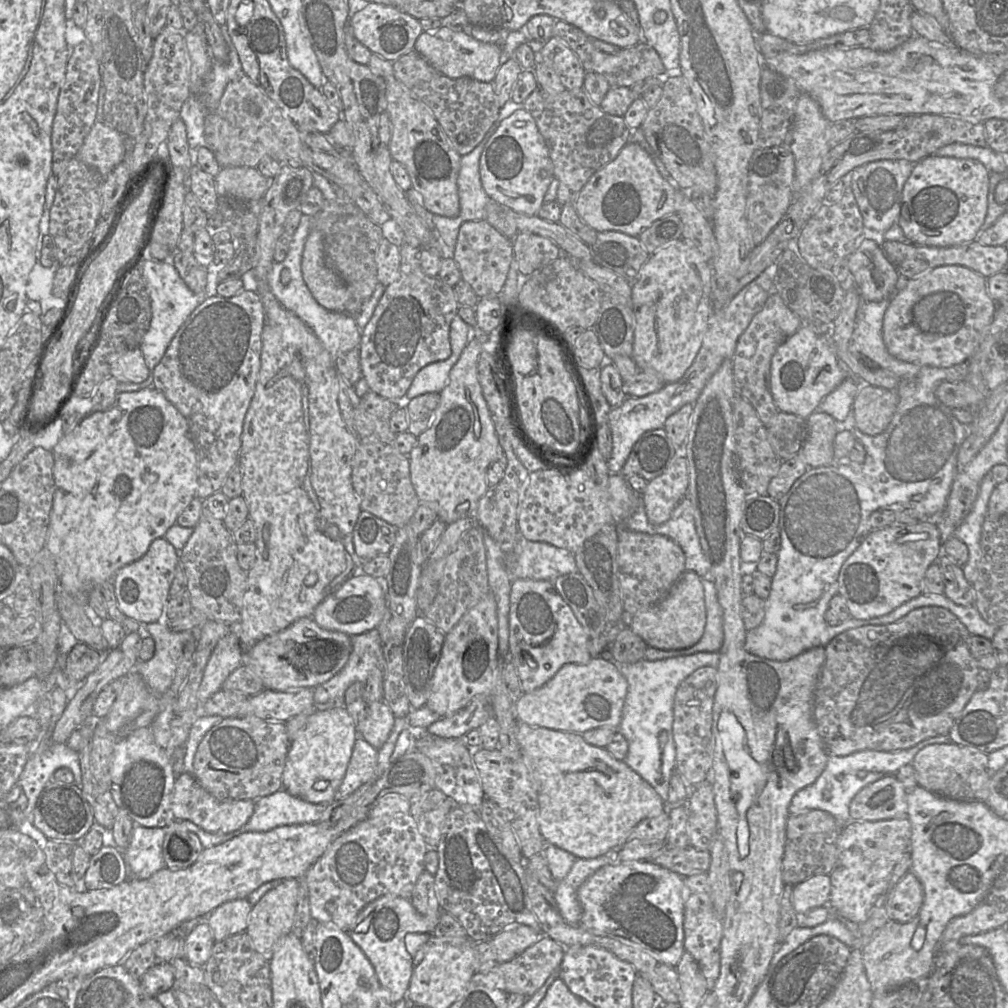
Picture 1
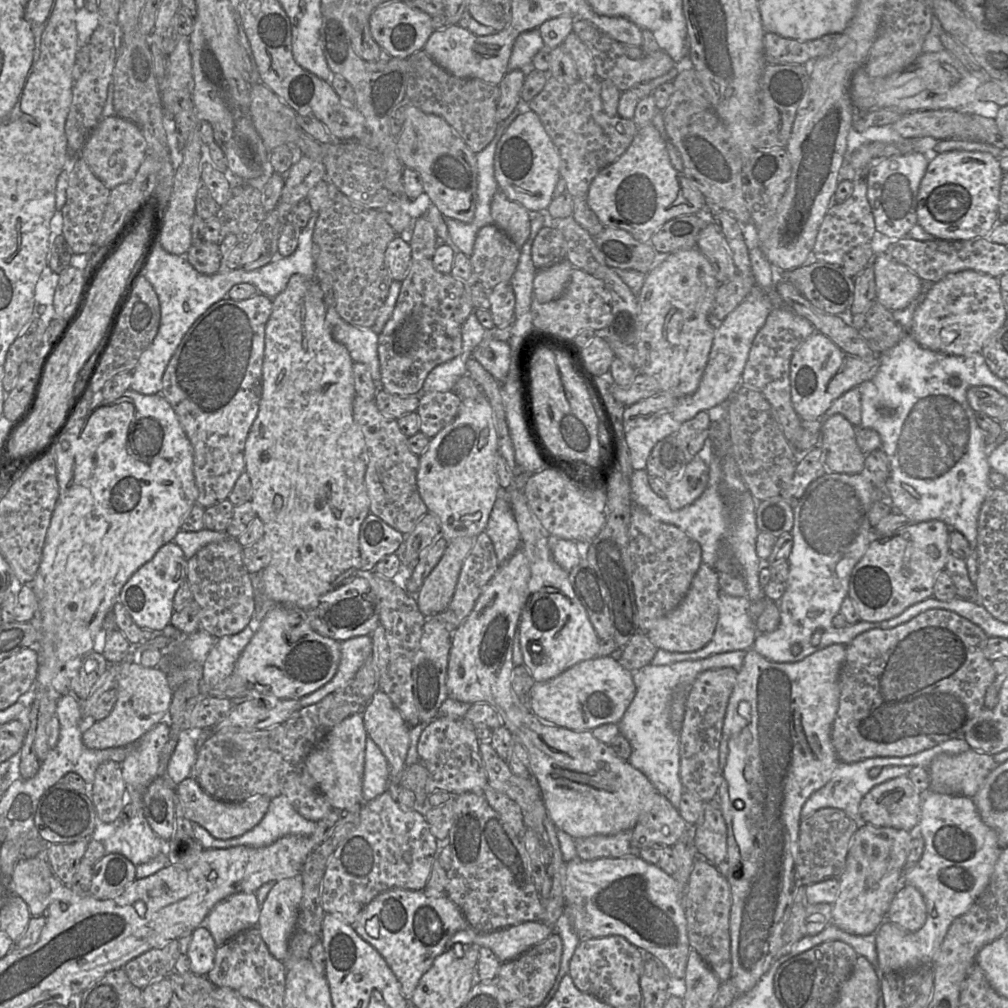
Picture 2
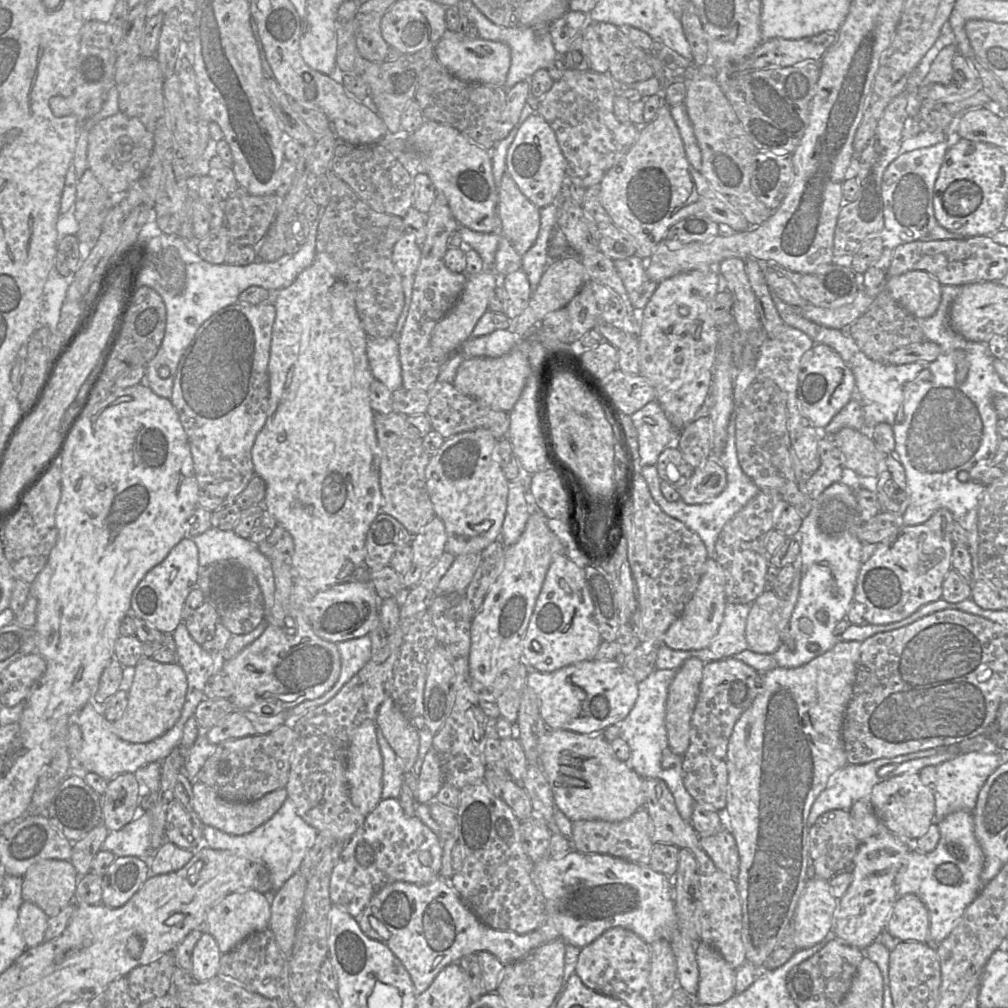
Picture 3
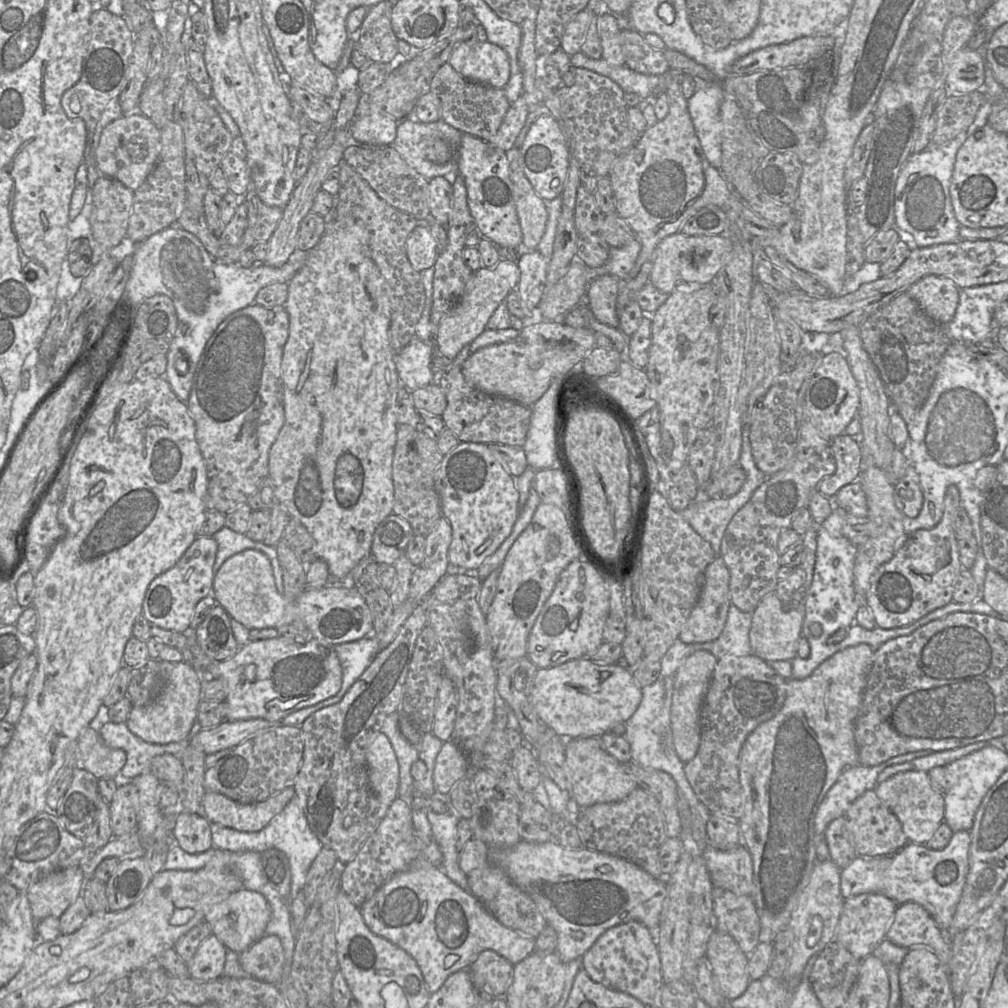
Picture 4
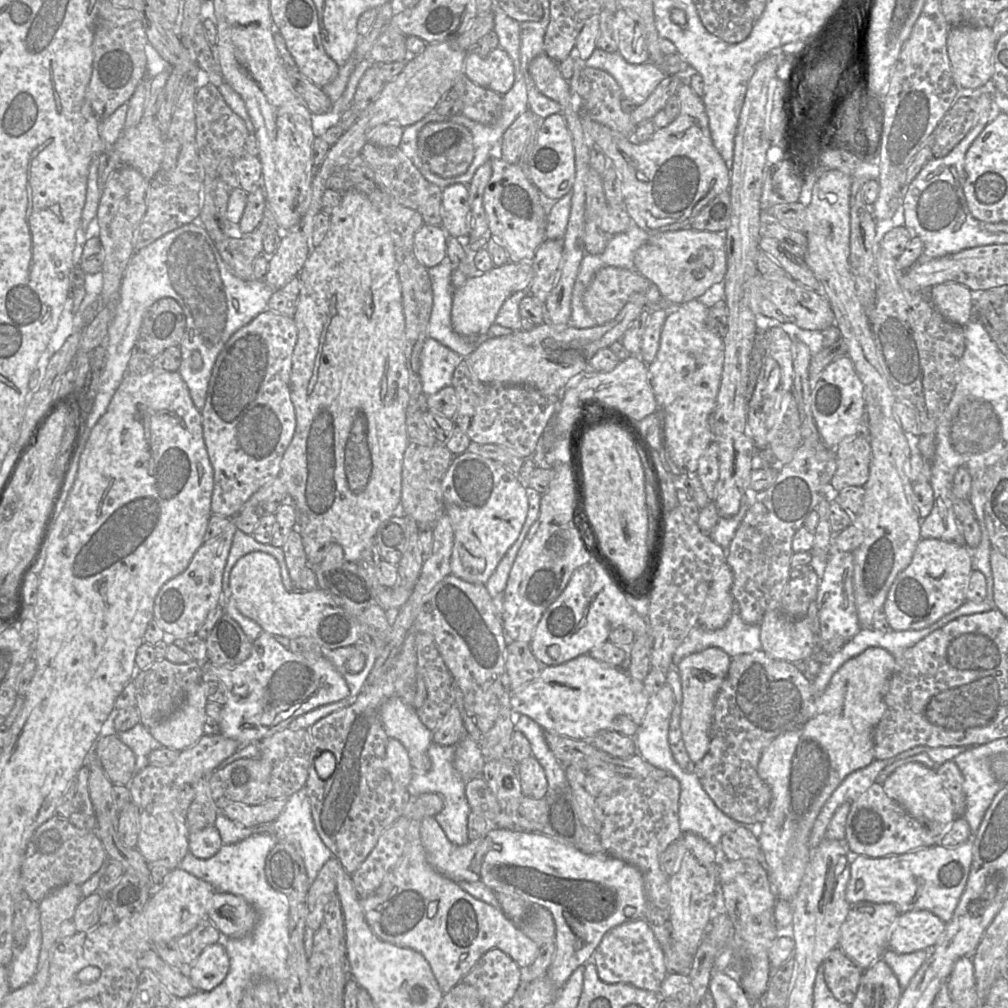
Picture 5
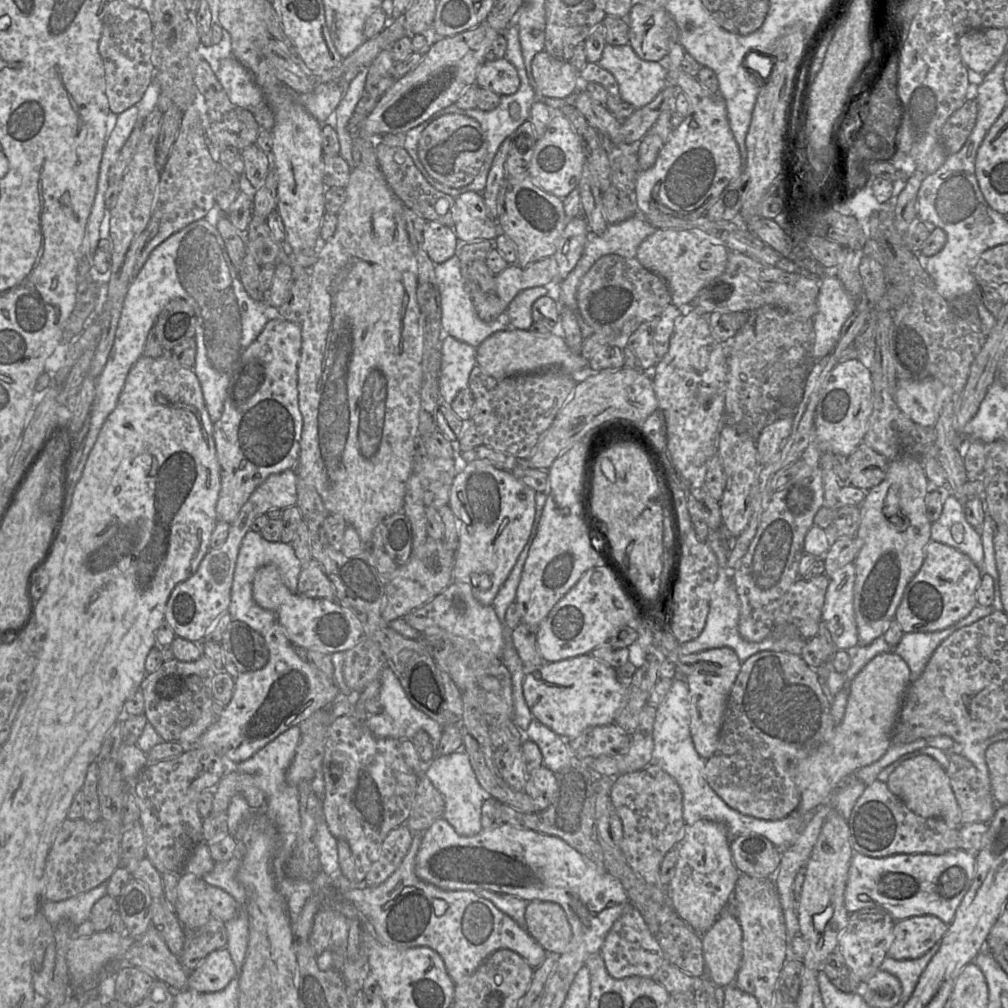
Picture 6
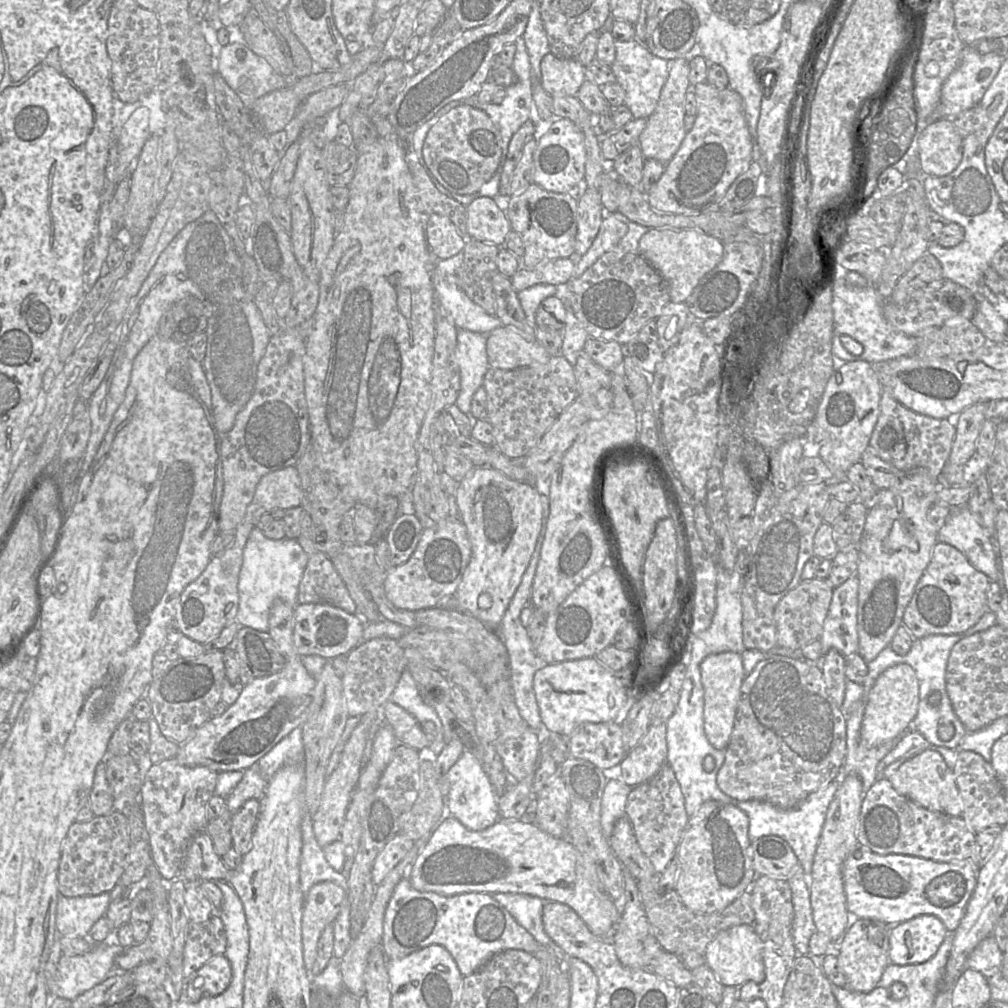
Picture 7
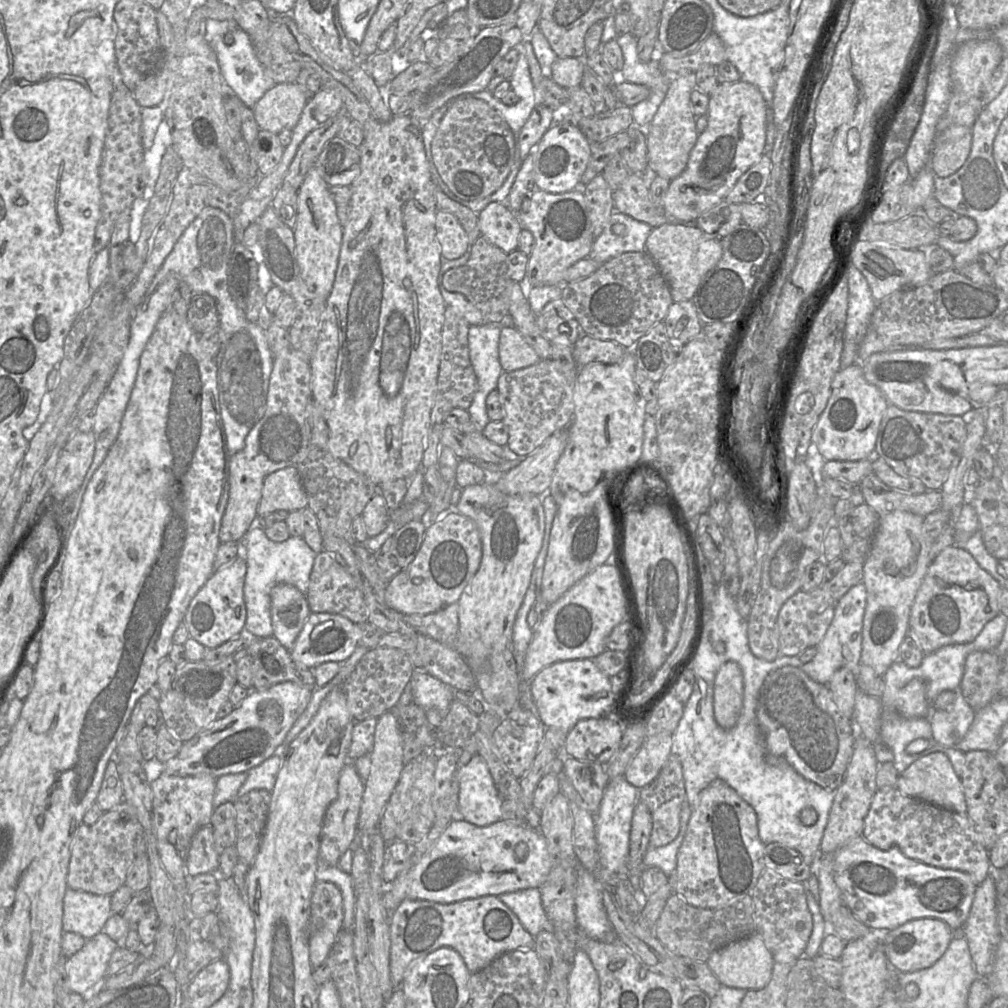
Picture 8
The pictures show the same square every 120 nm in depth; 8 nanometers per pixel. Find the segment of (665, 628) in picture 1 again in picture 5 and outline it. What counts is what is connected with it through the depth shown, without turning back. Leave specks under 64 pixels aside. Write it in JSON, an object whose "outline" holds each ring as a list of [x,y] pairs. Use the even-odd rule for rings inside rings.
{"outline":[[[725,562],[713,577],[703,610],[699,616],[699,626],[708,631],[723,628],[729,621],[734,598],[732,595],[733,572]]]}

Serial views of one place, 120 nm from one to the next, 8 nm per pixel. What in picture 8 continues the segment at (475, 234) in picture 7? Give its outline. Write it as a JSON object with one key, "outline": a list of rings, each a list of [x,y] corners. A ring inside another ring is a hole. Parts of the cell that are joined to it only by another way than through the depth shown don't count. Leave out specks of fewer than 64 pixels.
{"outline":[[[489,203],[478,213],[478,225],[481,236],[505,253],[517,249],[521,223],[517,214],[504,203]]]}

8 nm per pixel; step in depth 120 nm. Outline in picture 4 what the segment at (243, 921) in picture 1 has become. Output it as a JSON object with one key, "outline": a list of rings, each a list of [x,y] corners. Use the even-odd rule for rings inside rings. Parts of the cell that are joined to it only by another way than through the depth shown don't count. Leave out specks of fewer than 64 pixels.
{"outline":[[[242,888],[225,900],[211,906],[204,920],[211,932],[228,950],[240,954],[265,935],[270,917],[271,910],[265,897],[258,892]]]}

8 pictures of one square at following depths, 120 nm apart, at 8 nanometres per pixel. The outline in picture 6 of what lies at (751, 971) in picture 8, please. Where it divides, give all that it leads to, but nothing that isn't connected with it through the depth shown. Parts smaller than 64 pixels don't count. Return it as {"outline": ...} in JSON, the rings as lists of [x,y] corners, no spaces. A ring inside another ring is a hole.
{"outline":[[[722,913],[711,928],[702,935],[706,974],[716,985],[725,987],[735,984],[742,960],[742,938],[742,928],[738,918],[735,915]]]}

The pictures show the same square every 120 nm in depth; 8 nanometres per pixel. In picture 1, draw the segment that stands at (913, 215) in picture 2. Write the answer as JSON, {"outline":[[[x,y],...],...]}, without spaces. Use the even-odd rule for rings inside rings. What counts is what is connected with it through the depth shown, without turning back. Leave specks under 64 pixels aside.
{"outline":[[[878,160],[853,169],[841,178],[845,186],[850,186],[863,218],[863,224],[884,233],[897,220],[901,210],[902,191],[915,163],[908,160]]]}

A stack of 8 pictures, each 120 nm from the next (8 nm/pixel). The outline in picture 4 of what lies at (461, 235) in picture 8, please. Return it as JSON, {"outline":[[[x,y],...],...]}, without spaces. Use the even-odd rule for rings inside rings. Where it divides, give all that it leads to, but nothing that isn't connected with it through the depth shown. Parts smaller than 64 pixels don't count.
{"outline":[[[419,224],[413,229],[405,248],[409,262],[419,272],[433,267],[439,254],[437,243],[425,224]]]}

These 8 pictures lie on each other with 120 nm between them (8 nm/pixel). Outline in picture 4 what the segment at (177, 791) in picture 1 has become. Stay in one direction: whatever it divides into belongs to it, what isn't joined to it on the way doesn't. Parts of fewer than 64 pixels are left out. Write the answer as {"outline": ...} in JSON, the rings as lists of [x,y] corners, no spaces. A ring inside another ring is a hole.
{"outline":[[[289,787],[264,801],[243,804],[223,794],[206,791],[202,800],[202,817],[237,831],[257,832],[282,812],[294,795],[294,789]]]}

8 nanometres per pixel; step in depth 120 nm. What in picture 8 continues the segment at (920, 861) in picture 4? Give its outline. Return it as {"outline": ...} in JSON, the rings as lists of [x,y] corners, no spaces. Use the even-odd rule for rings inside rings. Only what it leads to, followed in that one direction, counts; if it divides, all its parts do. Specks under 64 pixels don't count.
{"outline":[[[862,836],[835,852],[833,875],[843,902],[873,931],[891,931],[911,920],[934,918],[959,932],[968,919],[978,886],[968,873],[924,864],[906,857],[896,847],[880,850]]]}

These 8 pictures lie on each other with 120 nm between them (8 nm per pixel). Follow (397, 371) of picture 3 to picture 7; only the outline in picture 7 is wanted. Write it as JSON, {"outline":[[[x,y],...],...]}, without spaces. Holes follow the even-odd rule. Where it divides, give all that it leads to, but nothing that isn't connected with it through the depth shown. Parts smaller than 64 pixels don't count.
{"outline":[[[465,329],[457,331],[455,360],[460,374],[460,390],[455,405],[466,415],[470,414],[473,394],[482,386],[490,368],[486,351],[487,335]]]}

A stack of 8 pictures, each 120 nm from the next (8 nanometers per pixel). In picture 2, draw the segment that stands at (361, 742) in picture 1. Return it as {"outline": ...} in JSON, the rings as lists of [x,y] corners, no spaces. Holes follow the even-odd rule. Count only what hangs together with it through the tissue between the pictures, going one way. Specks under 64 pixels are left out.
{"outline":[[[368,736],[365,748],[363,800],[369,802],[389,789],[390,767],[379,746]]]}

